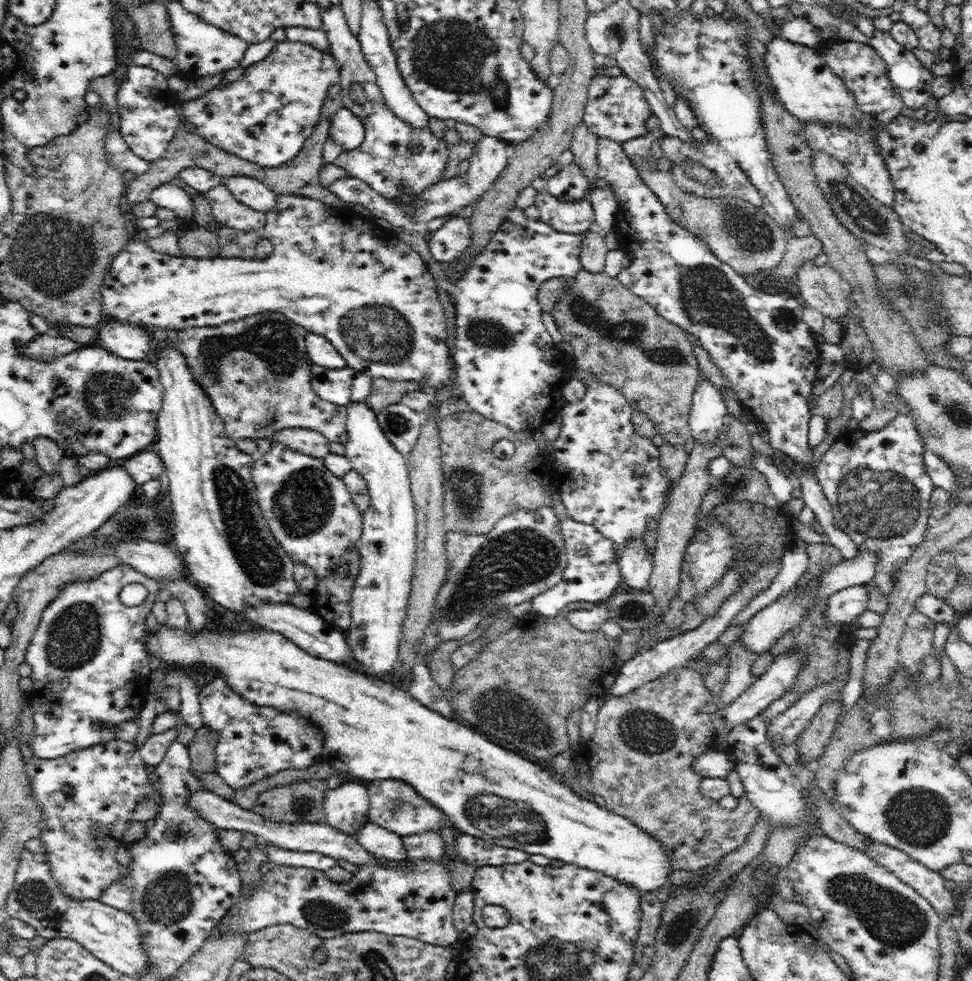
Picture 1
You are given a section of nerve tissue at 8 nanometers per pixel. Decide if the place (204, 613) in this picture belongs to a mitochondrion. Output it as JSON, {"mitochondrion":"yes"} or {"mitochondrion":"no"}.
{"mitochondrion":"no"}

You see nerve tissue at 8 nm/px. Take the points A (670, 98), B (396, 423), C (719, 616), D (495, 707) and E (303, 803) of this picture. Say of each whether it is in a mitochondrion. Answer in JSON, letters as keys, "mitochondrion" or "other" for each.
{"A":"other","B":"mitochondrion","C":"other","D":"mitochondrion","E":"mitochondrion"}

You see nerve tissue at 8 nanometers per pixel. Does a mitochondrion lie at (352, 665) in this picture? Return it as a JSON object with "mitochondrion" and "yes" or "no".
{"mitochondrion":"no"}

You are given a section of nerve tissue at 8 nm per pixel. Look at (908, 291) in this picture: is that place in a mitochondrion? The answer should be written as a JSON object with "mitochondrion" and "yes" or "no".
{"mitochondrion":"yes"}

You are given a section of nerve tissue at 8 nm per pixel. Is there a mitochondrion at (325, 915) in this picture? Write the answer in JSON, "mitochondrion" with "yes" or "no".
{"mitochondrion":"yes"}

